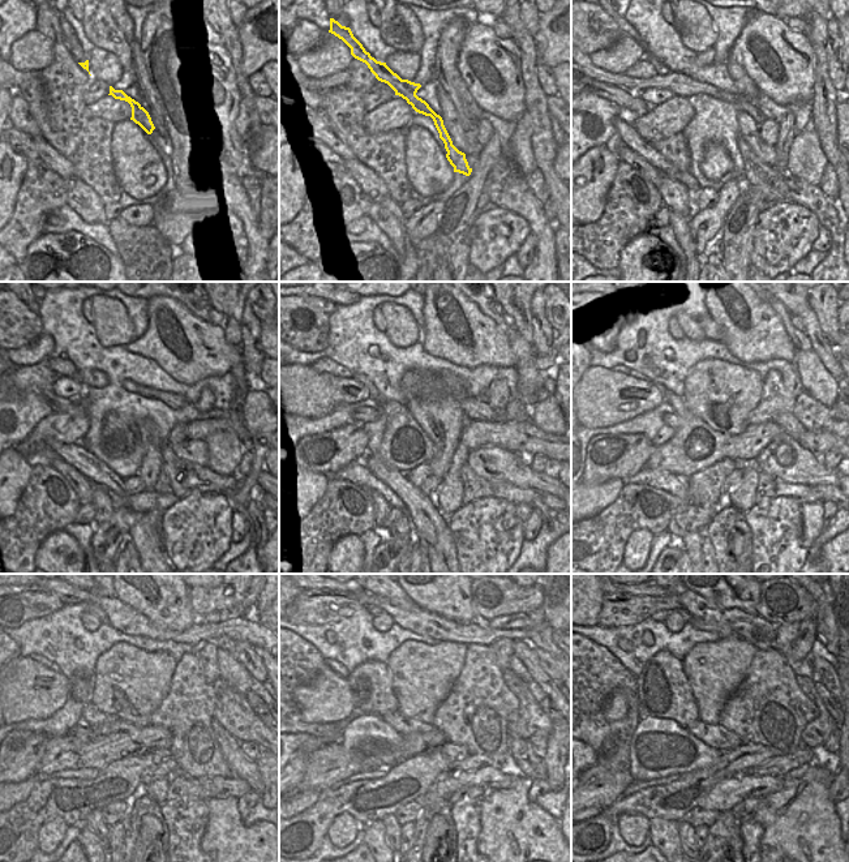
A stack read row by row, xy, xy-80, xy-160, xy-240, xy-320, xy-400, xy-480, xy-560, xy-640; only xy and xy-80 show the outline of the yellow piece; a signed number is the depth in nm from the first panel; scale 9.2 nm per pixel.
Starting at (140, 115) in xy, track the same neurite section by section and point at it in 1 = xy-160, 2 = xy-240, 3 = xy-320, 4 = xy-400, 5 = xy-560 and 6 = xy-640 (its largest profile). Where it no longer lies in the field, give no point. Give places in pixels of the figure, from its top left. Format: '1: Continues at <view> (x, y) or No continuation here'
1: Continues at xy-160 (772, 183)
2: Continues at xy-240 (185, 477)
3: Continues at xy-320 (474, 487)
4: Continues at xy-400 (767, 488)
5: Continues at xy-560 (474, 794)
6: Continues at xy-640 (746, 807).

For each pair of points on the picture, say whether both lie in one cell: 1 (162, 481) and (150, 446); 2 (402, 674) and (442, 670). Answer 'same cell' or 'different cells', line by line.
1: different cells
2: same cell

